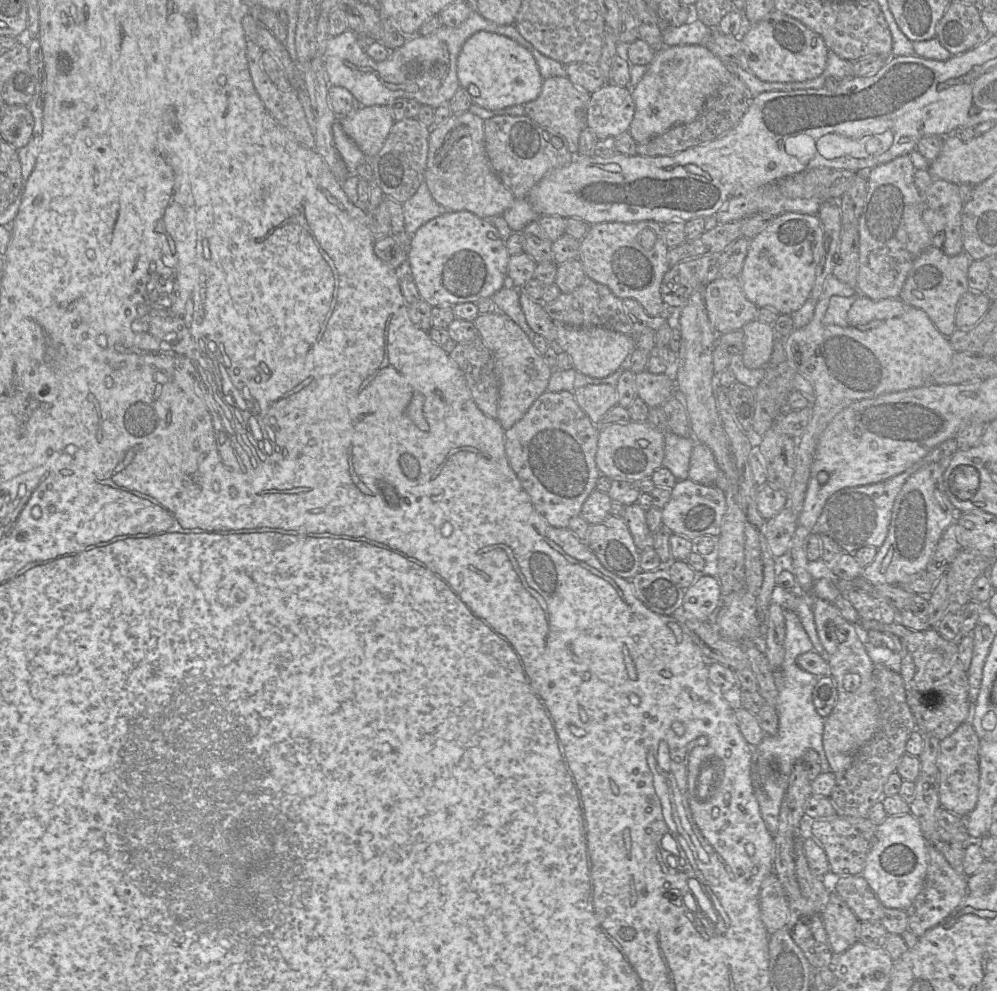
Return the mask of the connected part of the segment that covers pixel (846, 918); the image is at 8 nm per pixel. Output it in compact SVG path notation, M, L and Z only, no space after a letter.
M833 890L821 916L835 955L842 954L859 941L861 921Z

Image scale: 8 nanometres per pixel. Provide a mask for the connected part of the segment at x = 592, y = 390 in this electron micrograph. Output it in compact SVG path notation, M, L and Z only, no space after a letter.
M587 384L575 389L573 394L594 424L599 424L606 412L618 405L616 386L610 384Z

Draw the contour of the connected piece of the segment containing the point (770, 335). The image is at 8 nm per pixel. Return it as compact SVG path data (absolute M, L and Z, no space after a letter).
M753 320L742 328L744 349L741 353L743 364L748 369L764 368L768 365L777 336L773 325Z

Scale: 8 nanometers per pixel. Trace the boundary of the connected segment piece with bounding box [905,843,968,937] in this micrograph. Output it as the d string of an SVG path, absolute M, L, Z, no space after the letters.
M928 843L928 867L922 890L906 909L908 930L917 937L947 919L968 895L967 877L955 871L944 855L931 843Z

